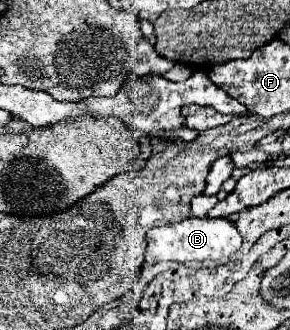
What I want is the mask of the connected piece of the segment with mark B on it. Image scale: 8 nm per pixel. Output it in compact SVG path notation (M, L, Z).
M191 217L191 219L183 219L179 223L171 223L165 227L151 229L147 243L149 243L147 249L151 249L151 245L159 243L159 255L157 255L159 259L157 261L177 261L177 263L223 261L241 247L241 235L229 219L209 219L209 217L197 219L197 217Z

